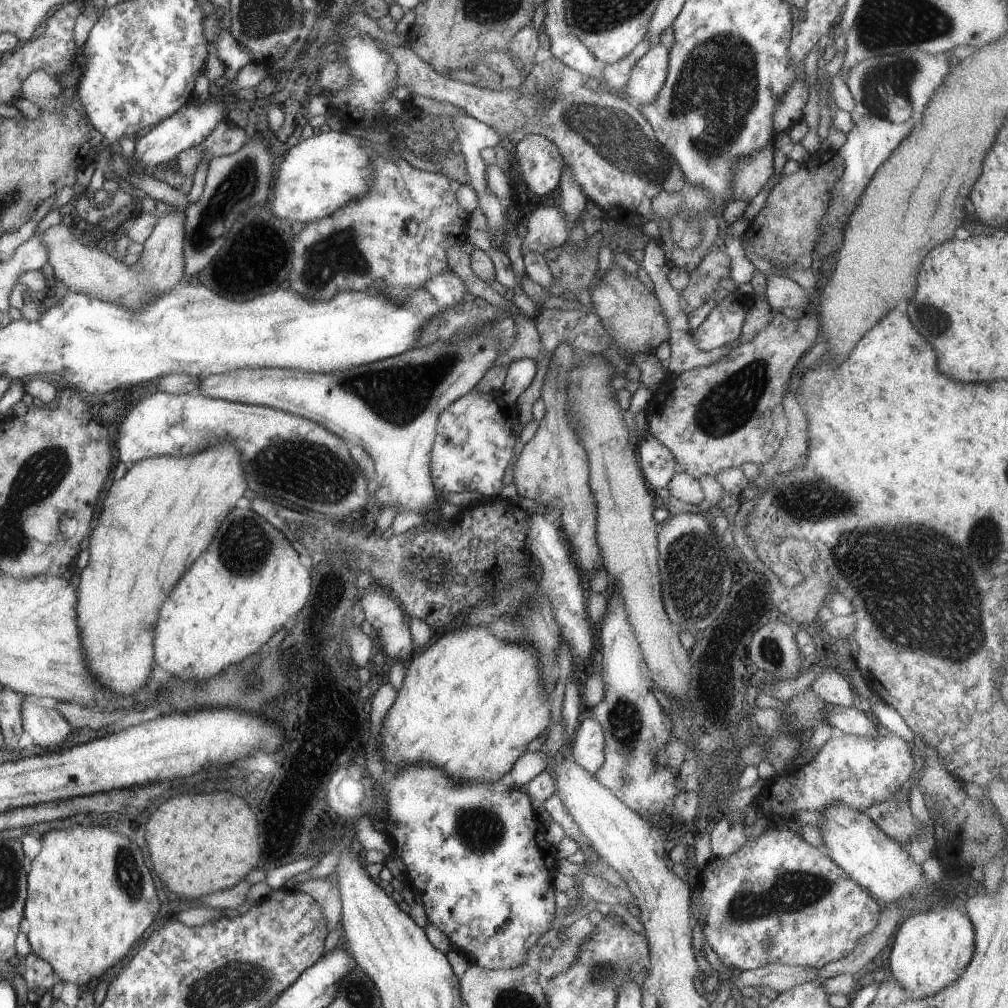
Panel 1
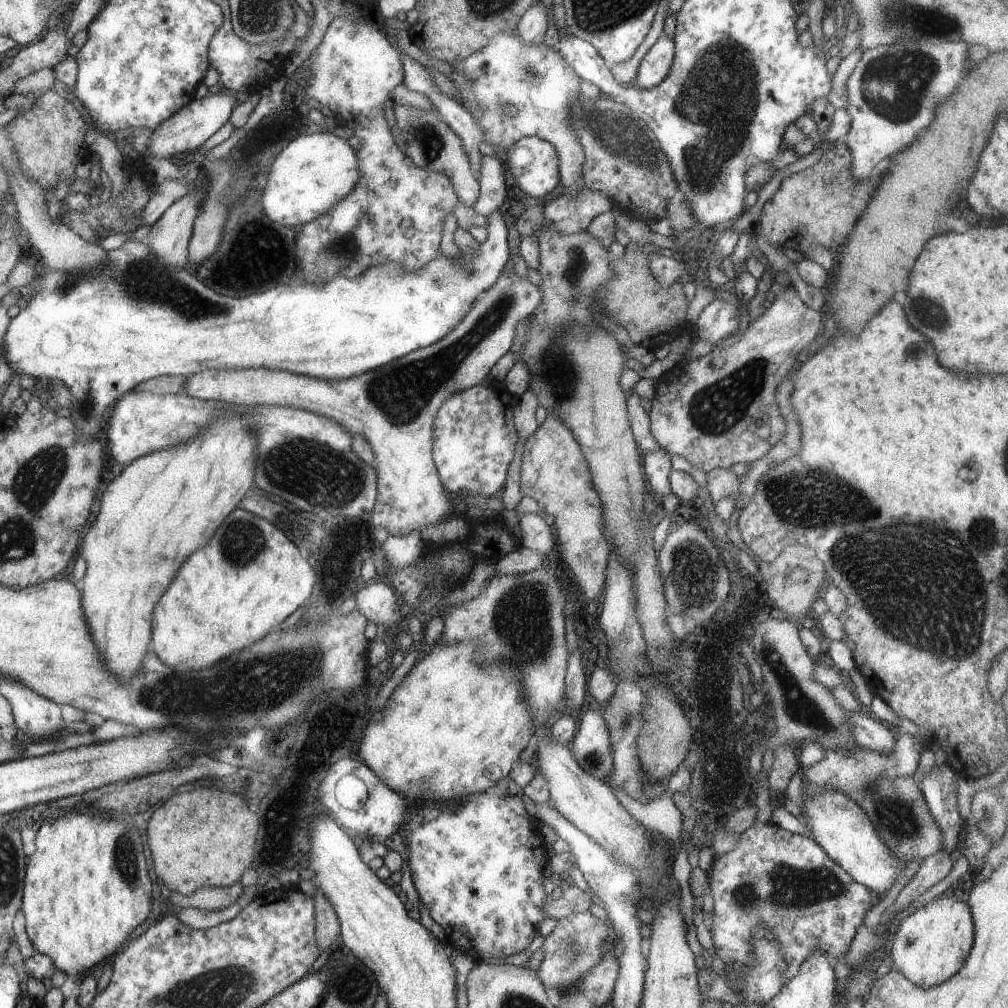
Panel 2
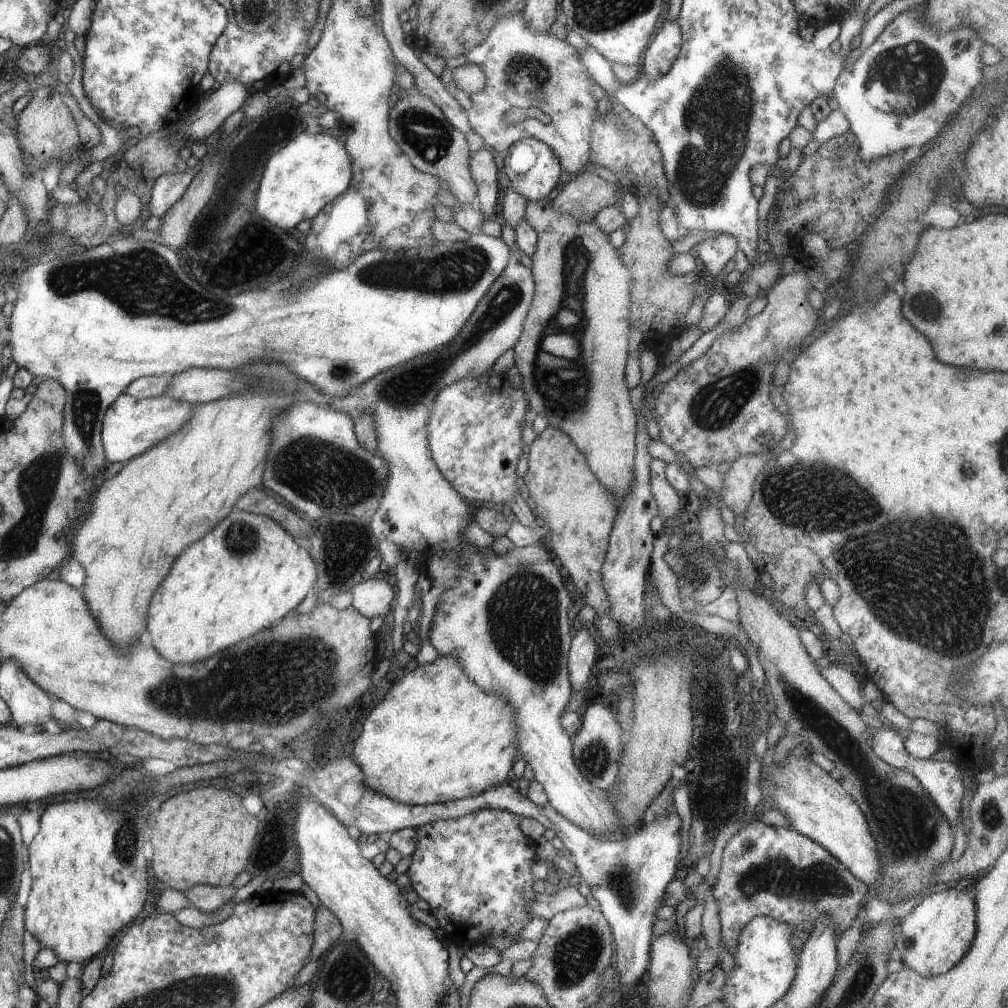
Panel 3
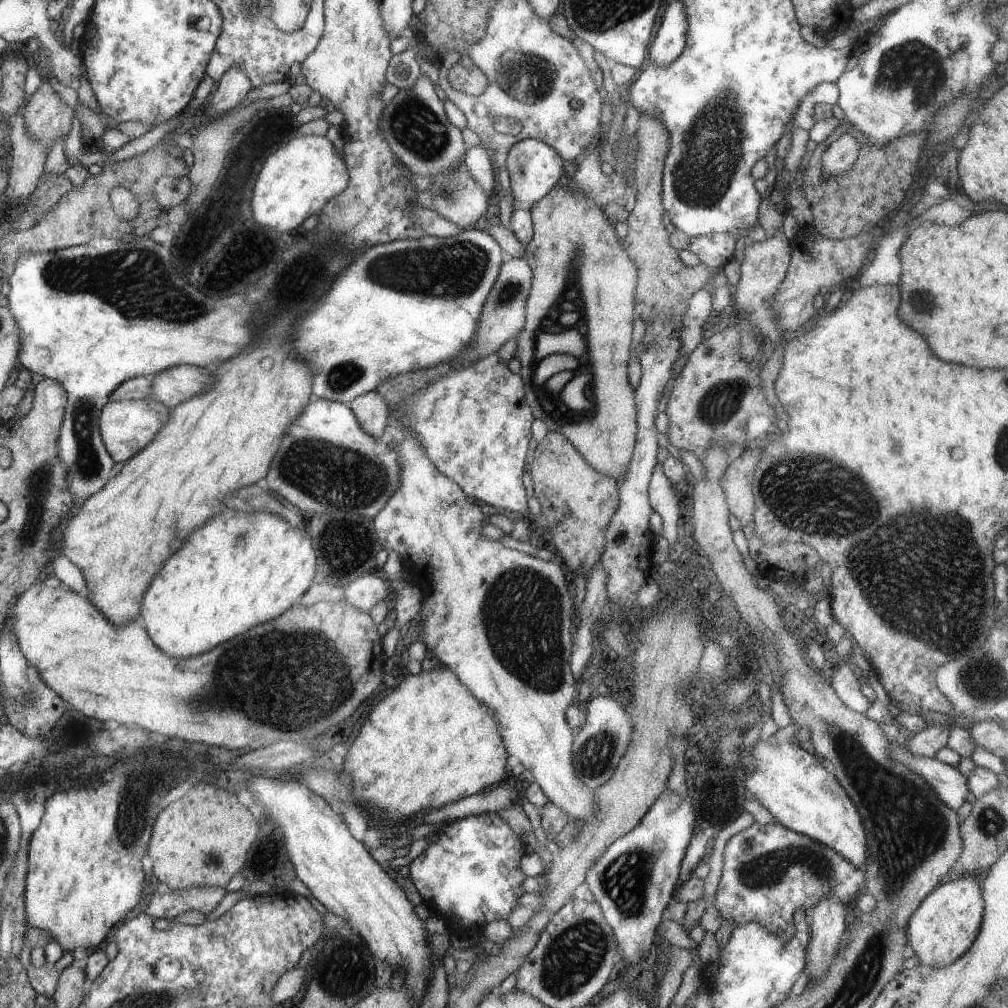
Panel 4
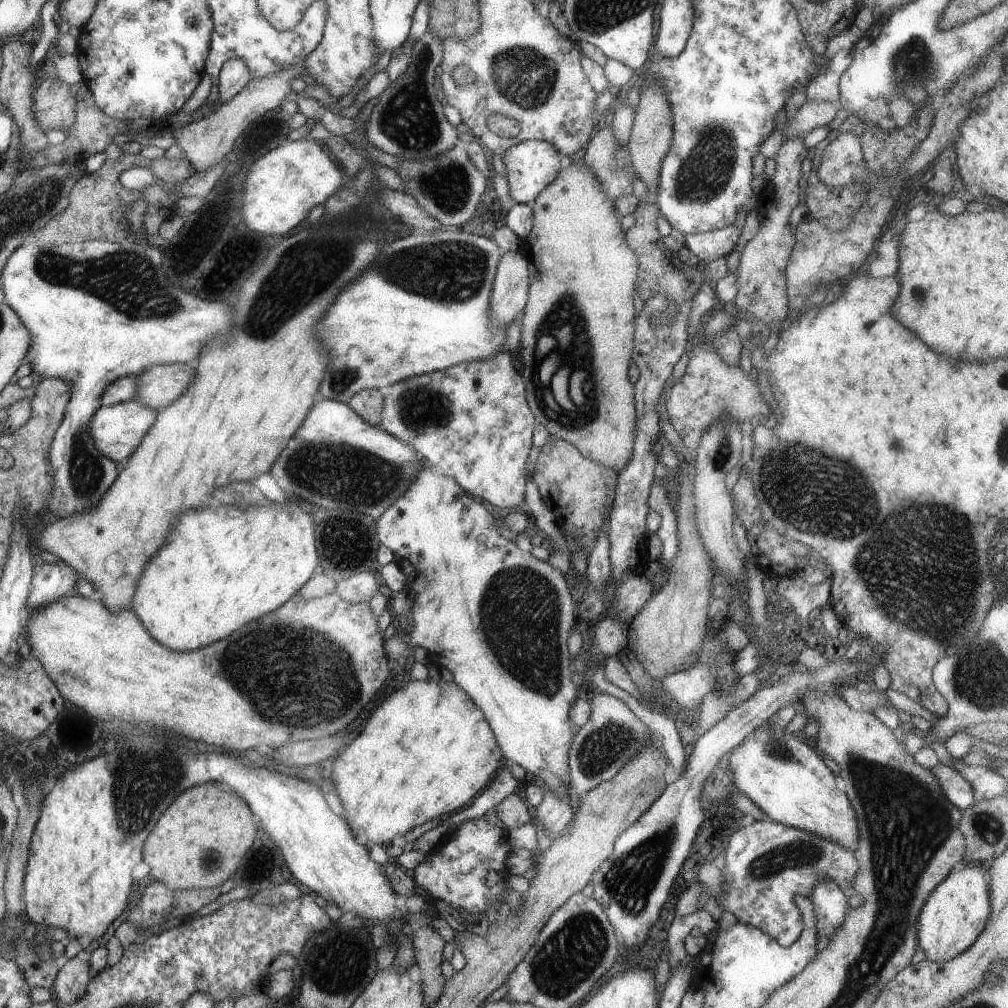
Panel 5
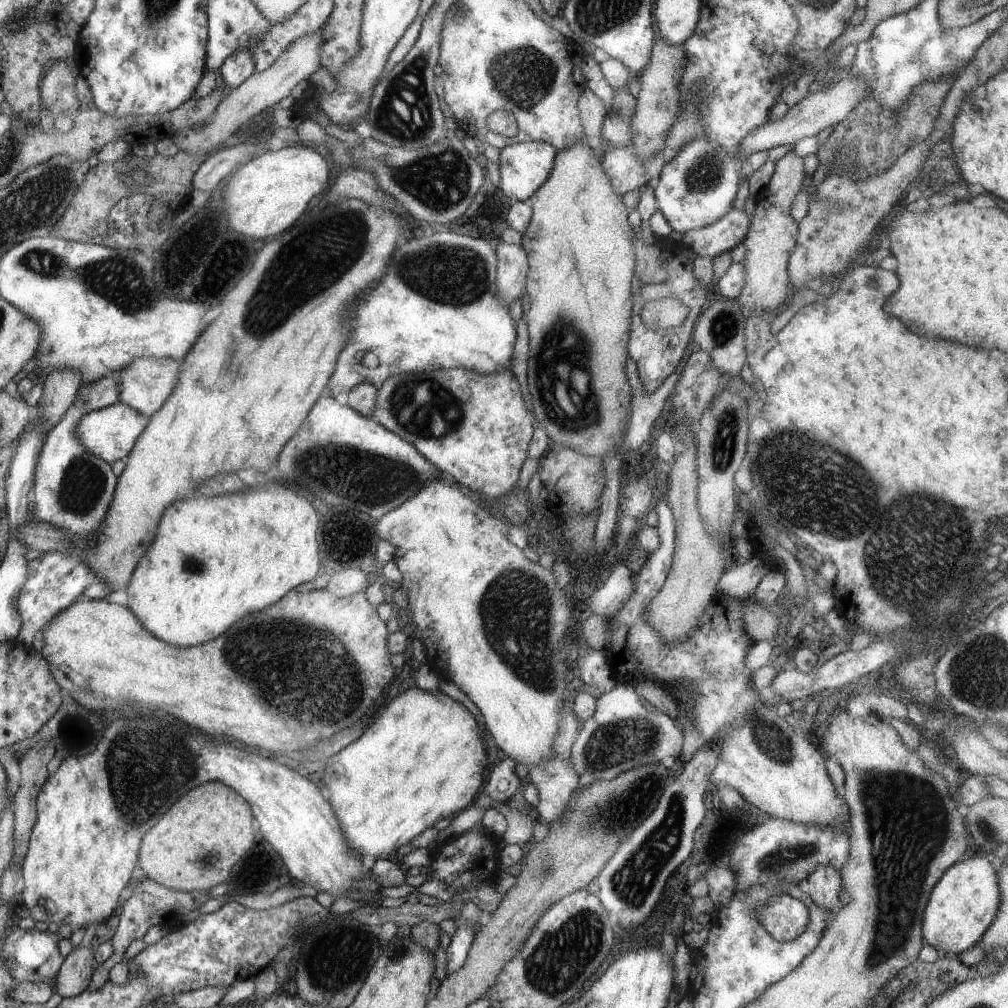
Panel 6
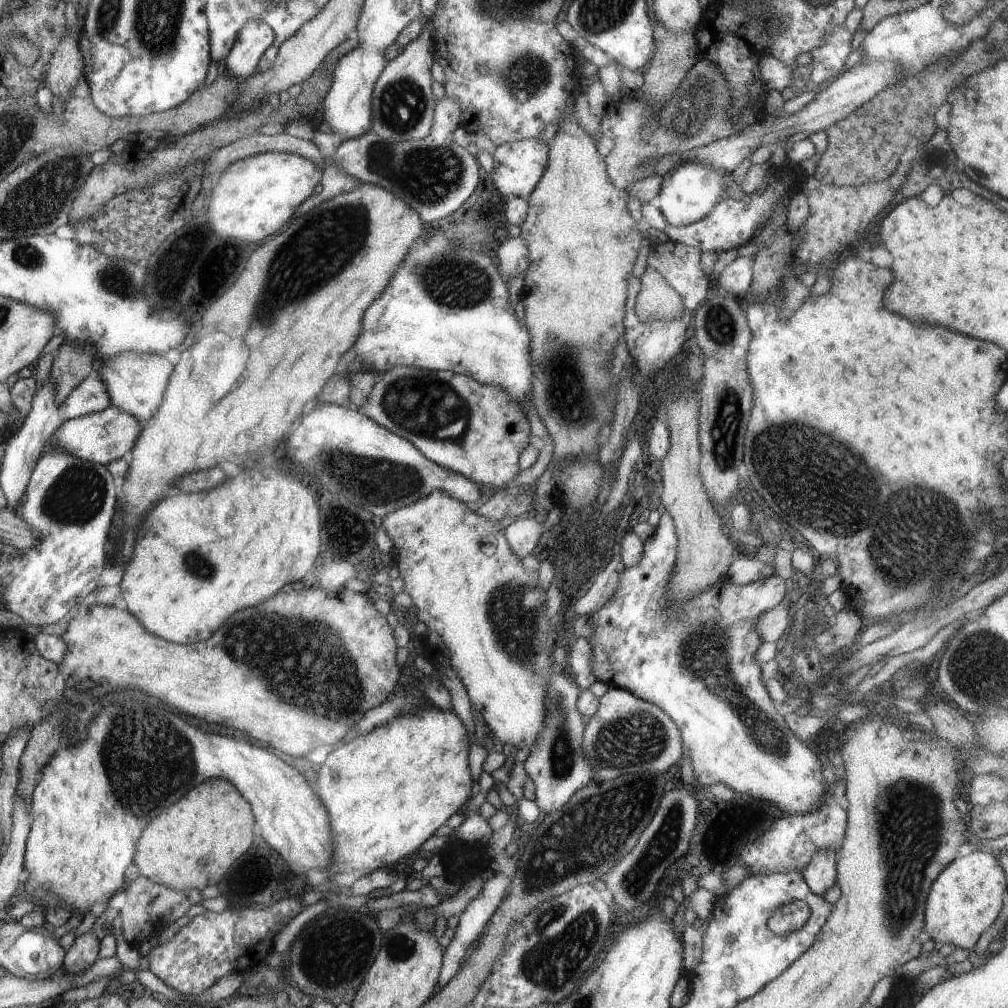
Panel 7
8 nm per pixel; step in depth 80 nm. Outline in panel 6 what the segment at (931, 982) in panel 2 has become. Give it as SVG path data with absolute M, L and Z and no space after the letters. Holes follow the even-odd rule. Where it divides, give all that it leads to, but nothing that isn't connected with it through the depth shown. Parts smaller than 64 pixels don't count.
M977 853L973 858L963 859L961 864L952 865L944 872L942 878L930 892L923 912L921 935L924 944L930 944L932 948L938 951L939 955L943 953L951 956L952 954L961 955L980 940L989 924L992 924L1000 902L997 872L993 866L994 864L990 864L984 854Z

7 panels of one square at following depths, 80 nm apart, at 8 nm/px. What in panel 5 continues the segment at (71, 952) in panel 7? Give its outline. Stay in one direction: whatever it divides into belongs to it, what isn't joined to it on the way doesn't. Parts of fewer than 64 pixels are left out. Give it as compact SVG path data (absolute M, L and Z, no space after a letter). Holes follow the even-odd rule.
M73 957L65 960L63 967L59 969L52 990L54 1000L63 1007L73 1005L84 996L88 983L92 976L91 966Z

